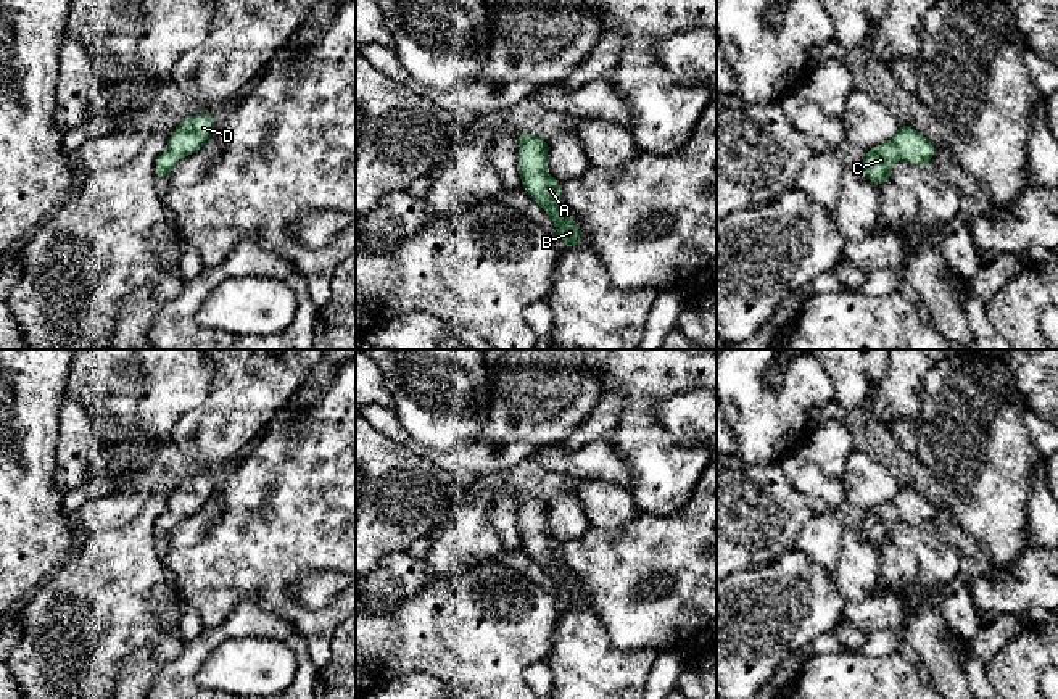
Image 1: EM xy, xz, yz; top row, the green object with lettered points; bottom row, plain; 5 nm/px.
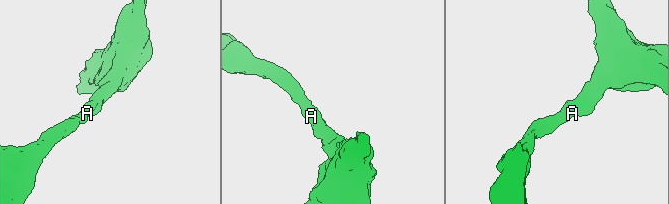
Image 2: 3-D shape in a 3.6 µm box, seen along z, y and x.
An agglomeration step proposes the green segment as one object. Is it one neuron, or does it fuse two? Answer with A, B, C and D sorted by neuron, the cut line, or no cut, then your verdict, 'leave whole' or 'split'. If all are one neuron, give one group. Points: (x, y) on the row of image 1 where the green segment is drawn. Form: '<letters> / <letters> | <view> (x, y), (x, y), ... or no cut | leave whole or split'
A B C D | no cut | leave whole

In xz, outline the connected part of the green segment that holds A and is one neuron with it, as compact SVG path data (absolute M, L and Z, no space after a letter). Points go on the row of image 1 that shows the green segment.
M523 130L519 132L519 172L522 187L552 219L557 237L570 248L577 248L581 234L560 200L560 184L546 174L549 142Z

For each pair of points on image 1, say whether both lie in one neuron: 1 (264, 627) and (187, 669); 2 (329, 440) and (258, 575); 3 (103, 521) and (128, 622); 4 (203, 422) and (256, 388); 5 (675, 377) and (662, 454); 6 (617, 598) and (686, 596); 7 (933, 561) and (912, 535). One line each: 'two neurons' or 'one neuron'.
1: one neuron
2: one neuron
3: two neurons
4: one neuron
5: one neuron
6: one neuron
7: one neuron

